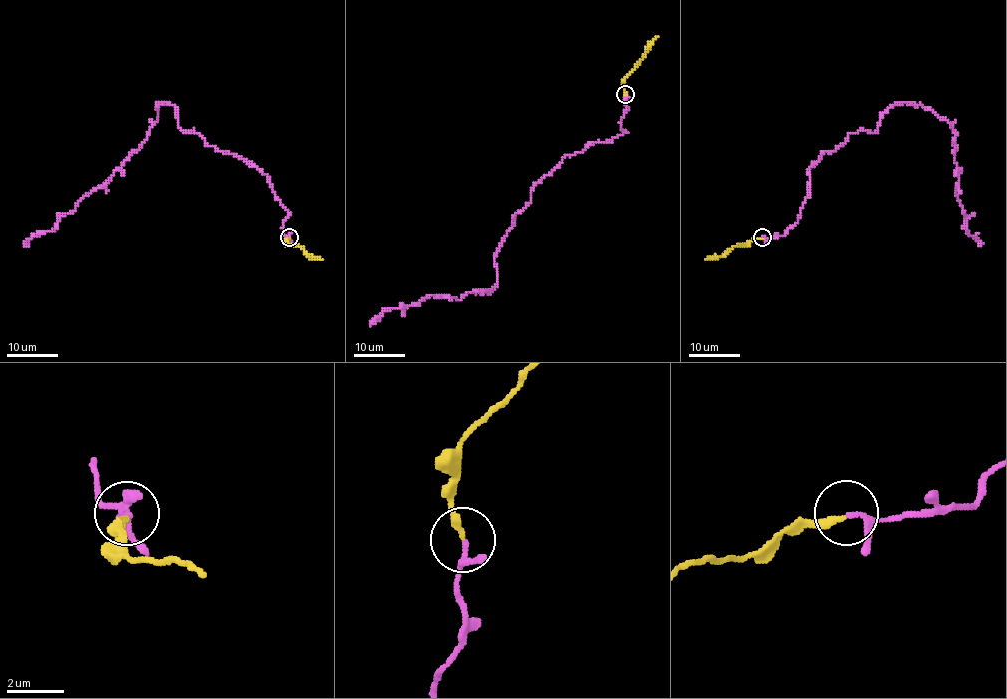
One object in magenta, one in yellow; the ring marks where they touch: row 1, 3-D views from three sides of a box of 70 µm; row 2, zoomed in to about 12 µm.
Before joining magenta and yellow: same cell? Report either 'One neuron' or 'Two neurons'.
One neuron

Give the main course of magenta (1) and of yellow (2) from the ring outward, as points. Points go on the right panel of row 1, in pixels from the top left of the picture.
1: (762, 236), (794, 224), (822, 153), (913, 103), (956, 134), (955, 195), (980, 246)
2: (762, 238), (732, 247), (722, 256), (704, 258)

